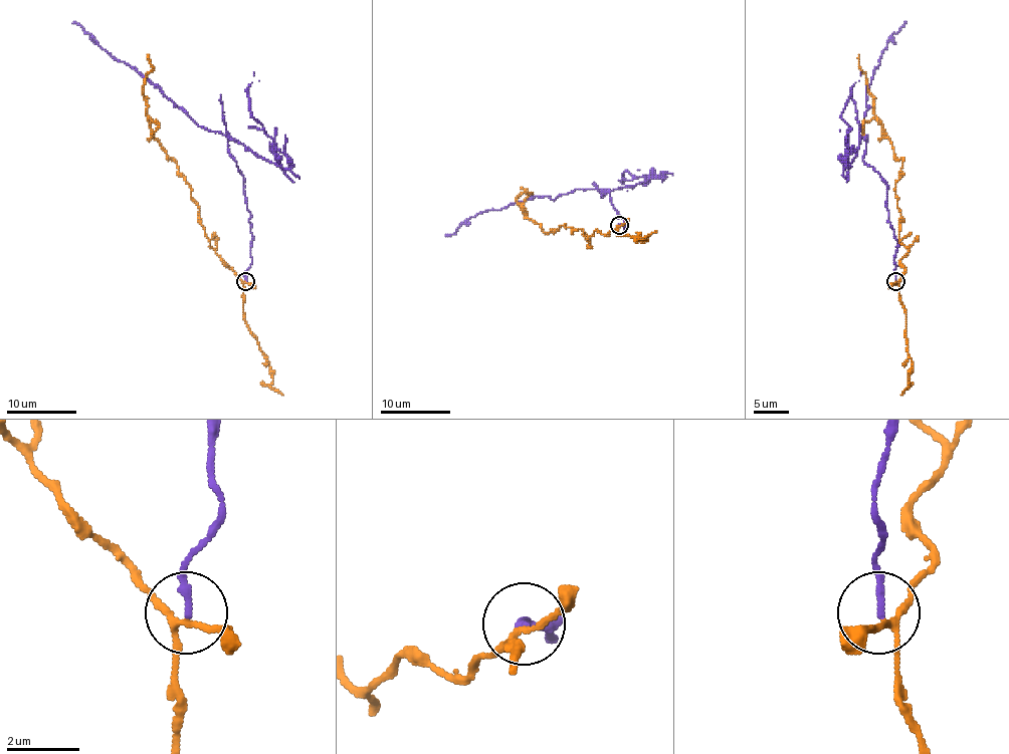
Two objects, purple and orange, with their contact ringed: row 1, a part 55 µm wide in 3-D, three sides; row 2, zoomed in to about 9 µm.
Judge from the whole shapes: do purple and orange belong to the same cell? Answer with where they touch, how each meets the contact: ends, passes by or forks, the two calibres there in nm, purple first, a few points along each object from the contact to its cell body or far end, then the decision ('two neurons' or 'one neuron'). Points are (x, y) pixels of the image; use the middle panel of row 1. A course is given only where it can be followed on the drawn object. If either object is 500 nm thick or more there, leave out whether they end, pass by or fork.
at (619, 225); purple ends there; orange forks there; 200 nm thick on the purple side, 140 nm on the other; purple runs (618, 225), (625, 225), (623, 218), (608, 192), (601, 196), (597, 189), (485, 210), (445, 236); orange runs (618, 225), (589, 238), (564, 225), (545, 232), (526, 215), (517, 198), (526, 189), (521, 189); two neurons

